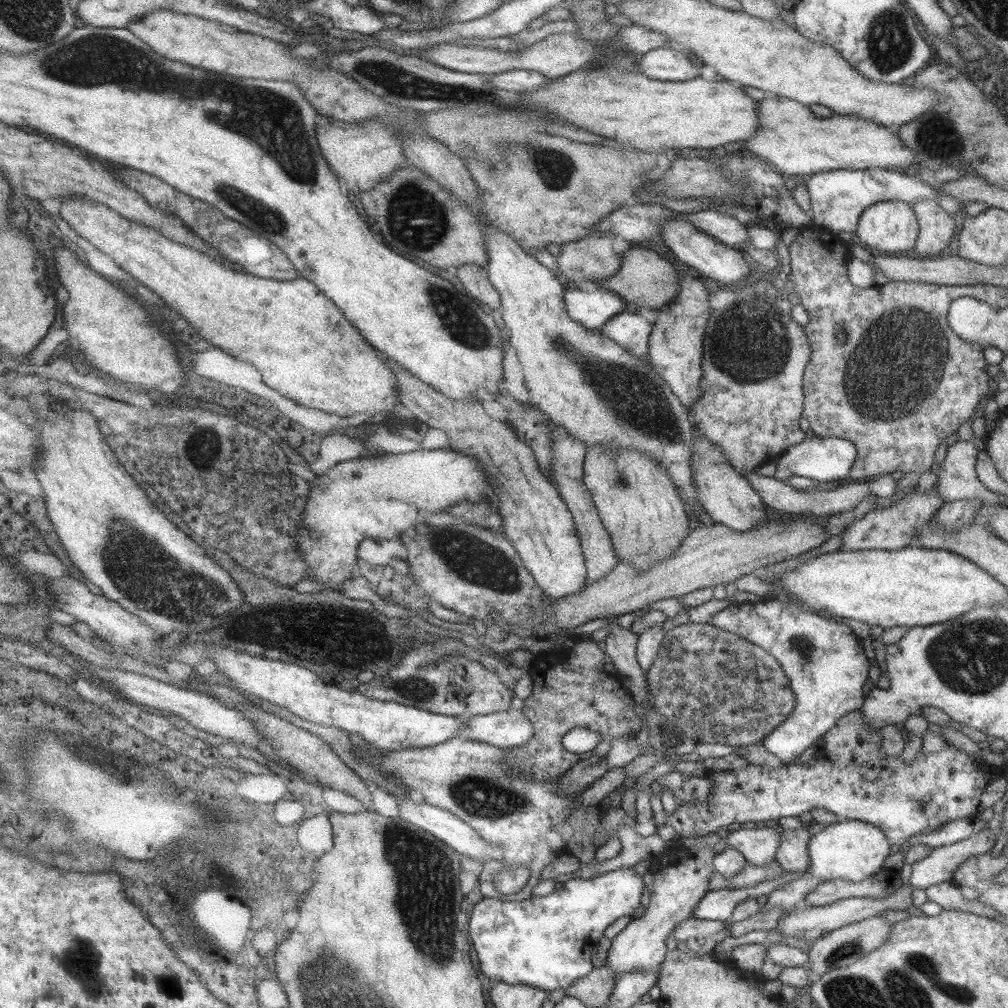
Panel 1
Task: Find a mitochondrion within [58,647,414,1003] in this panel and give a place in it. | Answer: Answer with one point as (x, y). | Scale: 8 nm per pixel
(90, 959)

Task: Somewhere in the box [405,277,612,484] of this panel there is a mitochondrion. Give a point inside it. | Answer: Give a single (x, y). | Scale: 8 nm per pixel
(475, 335)

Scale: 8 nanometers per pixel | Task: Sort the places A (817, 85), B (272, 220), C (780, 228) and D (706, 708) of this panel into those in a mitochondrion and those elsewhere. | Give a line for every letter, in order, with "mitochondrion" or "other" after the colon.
A: other
B: mitochondrion
C: other
D: mitochondrion

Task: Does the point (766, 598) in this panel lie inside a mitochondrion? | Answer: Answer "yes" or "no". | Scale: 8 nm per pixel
no

